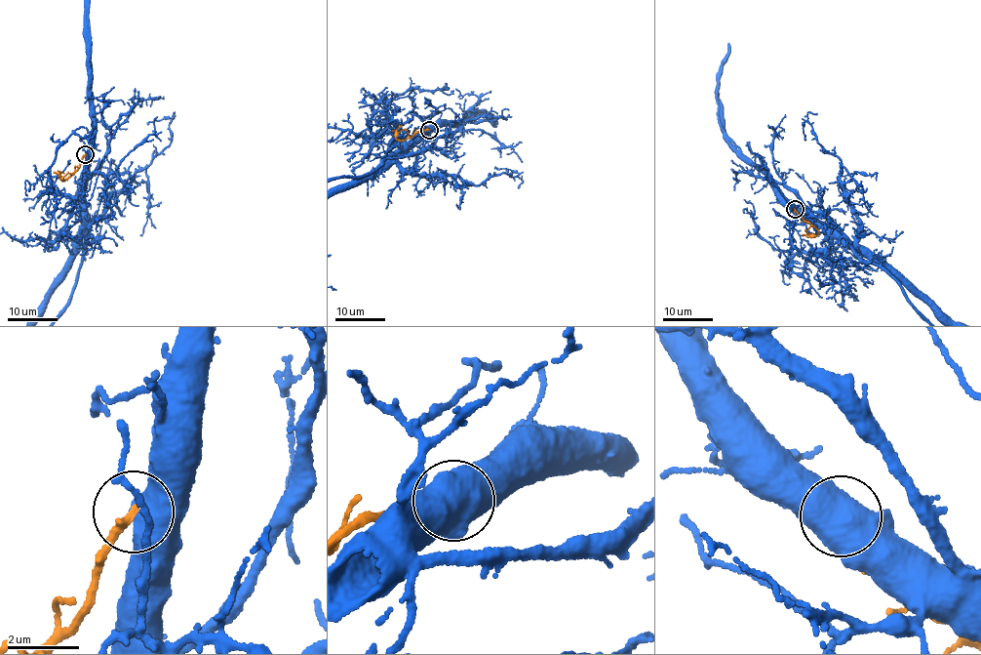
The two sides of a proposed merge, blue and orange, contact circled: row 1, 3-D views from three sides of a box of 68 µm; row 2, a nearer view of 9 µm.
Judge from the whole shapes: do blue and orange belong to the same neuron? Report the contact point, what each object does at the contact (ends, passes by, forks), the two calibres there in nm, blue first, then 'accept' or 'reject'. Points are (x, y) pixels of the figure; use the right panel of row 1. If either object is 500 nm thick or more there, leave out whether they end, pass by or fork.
at (795, 209); blue ends there; orange ends there; 280 nm thick on the blue side, 280 nm on the other; accept

